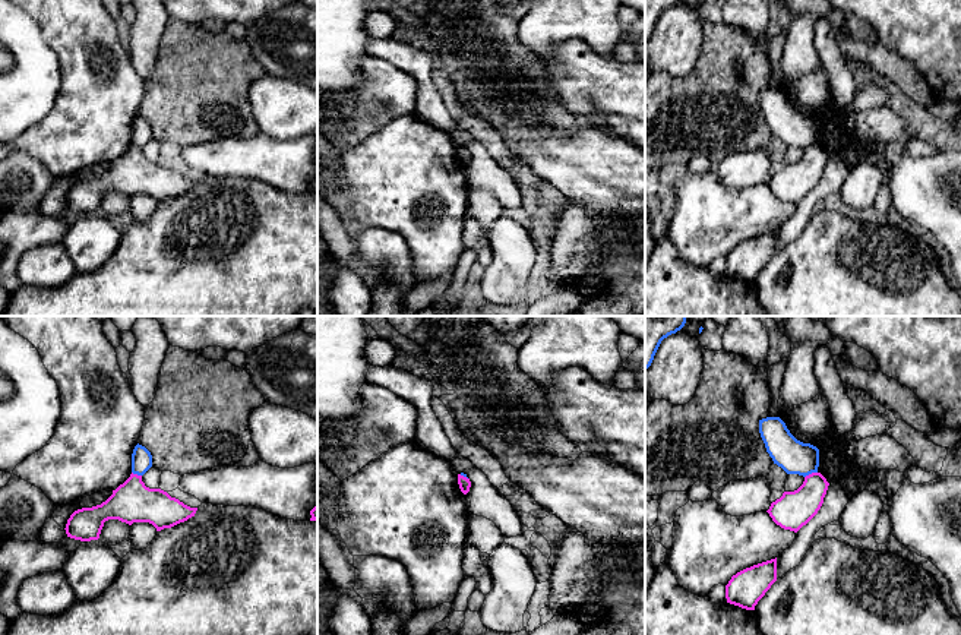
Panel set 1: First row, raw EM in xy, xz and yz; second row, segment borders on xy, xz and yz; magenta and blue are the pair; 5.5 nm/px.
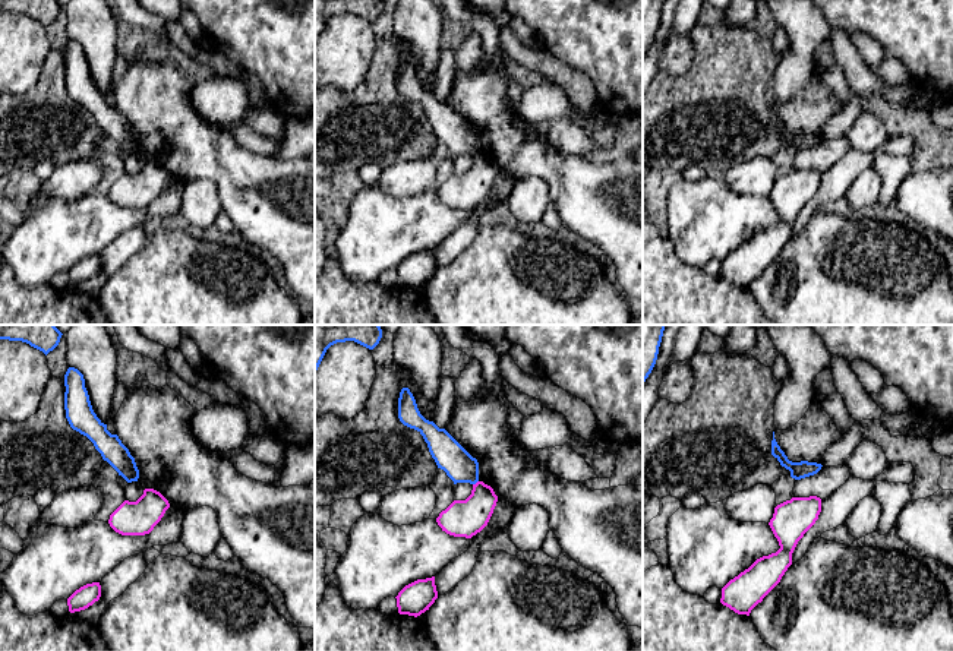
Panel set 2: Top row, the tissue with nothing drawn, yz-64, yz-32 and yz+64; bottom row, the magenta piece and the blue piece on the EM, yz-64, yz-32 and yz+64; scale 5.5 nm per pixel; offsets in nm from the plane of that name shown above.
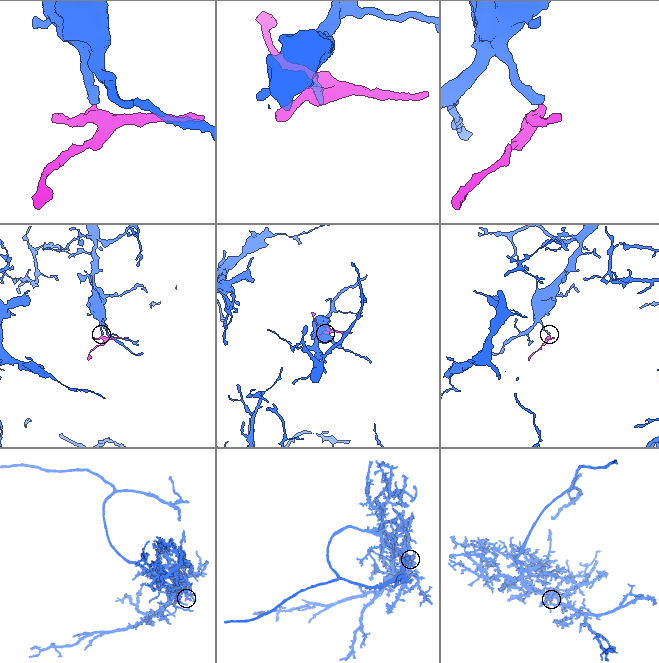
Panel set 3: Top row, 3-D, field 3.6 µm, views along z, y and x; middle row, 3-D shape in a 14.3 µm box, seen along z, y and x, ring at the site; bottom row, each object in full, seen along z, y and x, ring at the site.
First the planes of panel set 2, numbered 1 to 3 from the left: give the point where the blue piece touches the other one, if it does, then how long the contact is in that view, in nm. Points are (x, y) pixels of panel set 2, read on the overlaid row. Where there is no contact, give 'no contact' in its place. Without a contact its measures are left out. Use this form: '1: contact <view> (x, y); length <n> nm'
1: no contact
2: contact yz-32 (476, 483); length 40 nm
3: no contact

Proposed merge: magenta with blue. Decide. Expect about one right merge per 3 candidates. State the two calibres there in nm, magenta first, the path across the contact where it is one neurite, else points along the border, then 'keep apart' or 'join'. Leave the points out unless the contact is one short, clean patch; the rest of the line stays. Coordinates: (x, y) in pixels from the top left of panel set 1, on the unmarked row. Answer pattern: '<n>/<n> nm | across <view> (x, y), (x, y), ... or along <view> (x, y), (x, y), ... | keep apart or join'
200/190 nm | along yz (816, 144), (805, 149) | keep apart

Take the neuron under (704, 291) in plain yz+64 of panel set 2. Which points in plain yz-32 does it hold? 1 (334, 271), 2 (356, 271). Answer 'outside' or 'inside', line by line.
1: inside
2: outside

